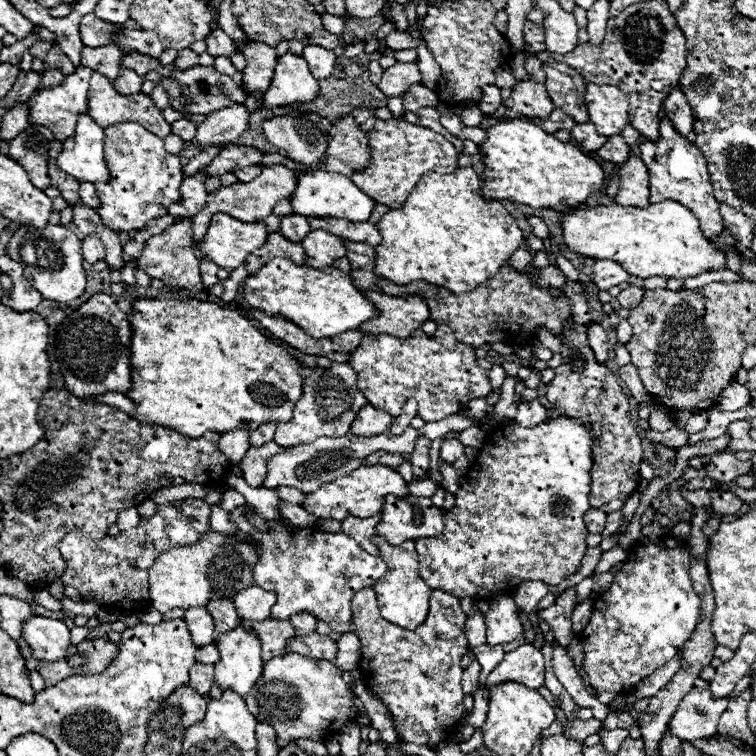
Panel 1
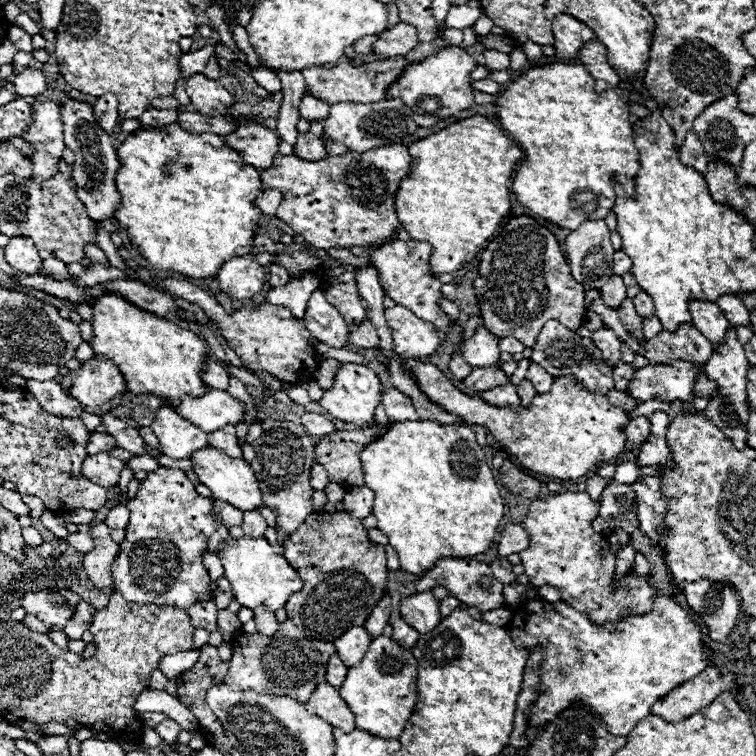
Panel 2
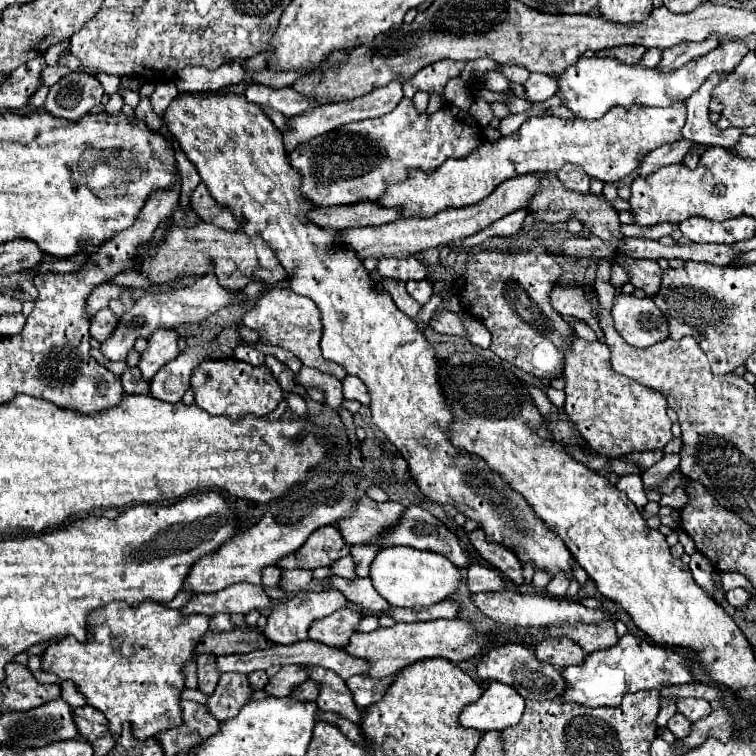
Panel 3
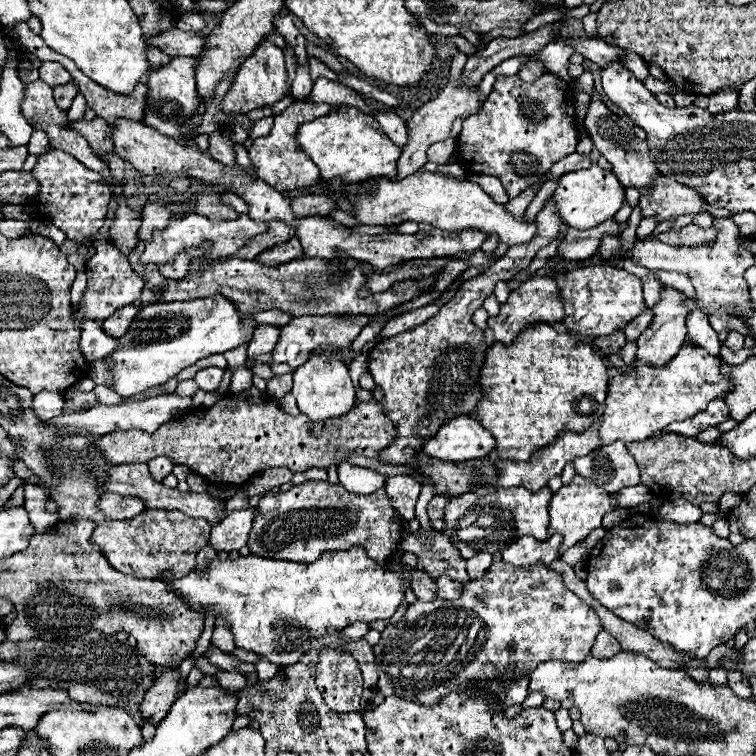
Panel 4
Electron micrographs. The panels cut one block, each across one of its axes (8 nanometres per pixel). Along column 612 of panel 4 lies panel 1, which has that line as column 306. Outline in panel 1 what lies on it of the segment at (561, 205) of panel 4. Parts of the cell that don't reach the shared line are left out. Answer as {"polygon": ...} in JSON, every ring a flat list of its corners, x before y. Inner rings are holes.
{"polygon":[[318,170,314,174,302,174,294,196,290,196,292,210,302,216,324,216,324,218,346,218,350,222,366,222,376,206,376,202,364,194,350,178,342,174,332,174,326,170]]}

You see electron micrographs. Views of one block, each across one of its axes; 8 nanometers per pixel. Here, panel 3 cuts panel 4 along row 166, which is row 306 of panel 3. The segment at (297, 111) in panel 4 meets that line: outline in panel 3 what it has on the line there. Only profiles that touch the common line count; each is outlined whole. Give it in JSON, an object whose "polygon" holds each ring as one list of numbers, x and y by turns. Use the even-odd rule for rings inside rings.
{"polygon":[[270,288,270,290,266,290,264,296,244,314,242,324,248,326,250,330,258,332,262,344,272,344,272,346,280,346,284,350,290,350,296,358,300,358,300,362,304,366,332,374,340,381,347,376,347,372,342,366,328,362,322,356,322,350,320,350,322,320,320,320,318,306,310,298,294,294,290,288]]}

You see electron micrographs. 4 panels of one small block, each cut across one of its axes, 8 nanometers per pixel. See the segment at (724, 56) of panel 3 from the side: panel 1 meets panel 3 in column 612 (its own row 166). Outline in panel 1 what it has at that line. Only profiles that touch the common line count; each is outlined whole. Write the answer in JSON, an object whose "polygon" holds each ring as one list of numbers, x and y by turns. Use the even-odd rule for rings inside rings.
{"polygon":[[80,114,74,136,66,138,56,158,58,168,84,182,106,182,110,170,104,160,104,128,92,116]]}

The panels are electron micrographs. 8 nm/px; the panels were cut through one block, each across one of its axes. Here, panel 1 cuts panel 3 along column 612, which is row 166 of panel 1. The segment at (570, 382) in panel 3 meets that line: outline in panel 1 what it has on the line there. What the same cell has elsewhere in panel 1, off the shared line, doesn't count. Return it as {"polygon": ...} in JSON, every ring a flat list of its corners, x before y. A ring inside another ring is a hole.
{"polygon":[[394,118,378,120,374,128,368,132,368,138,374,150,372,164,364,174,352,176,352,180,358,184,358,188,362,188,362,192,374,196,378,204,384,204,388,208,400,208,422,174,452,174,458,168,458,150,454,148,454,144,430,128,408,124,404,120]]}

